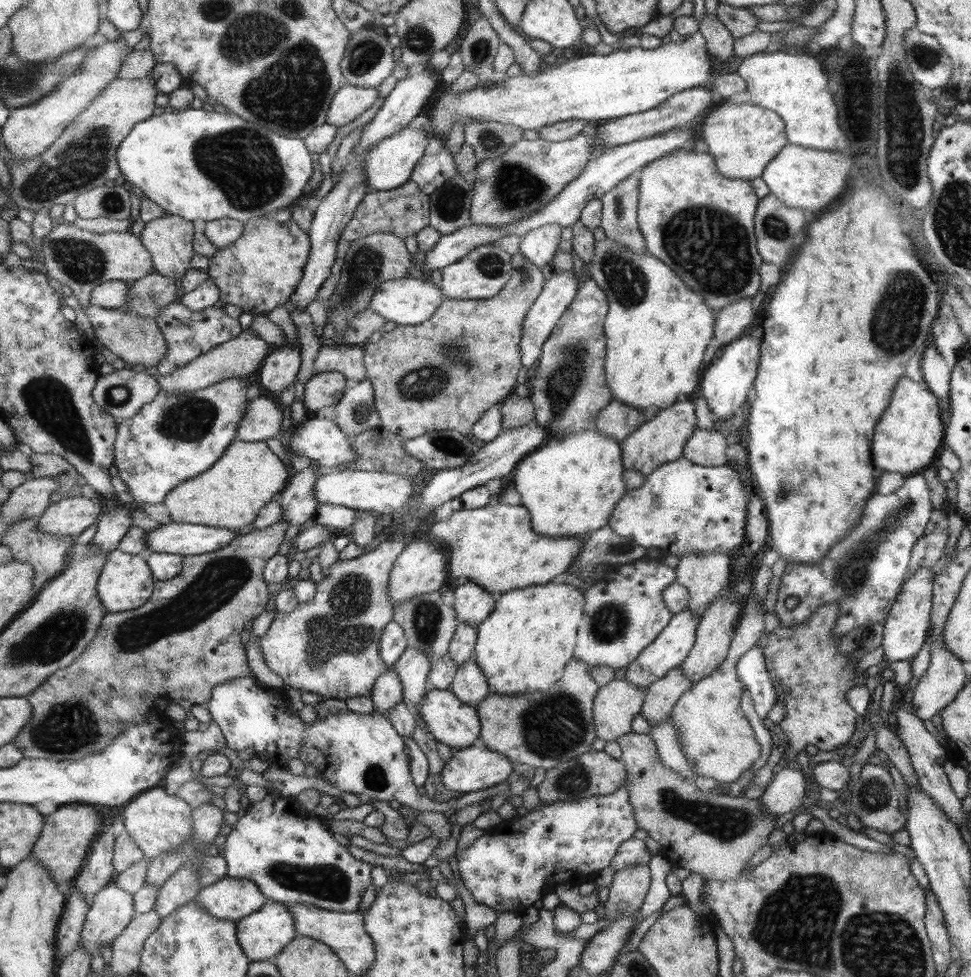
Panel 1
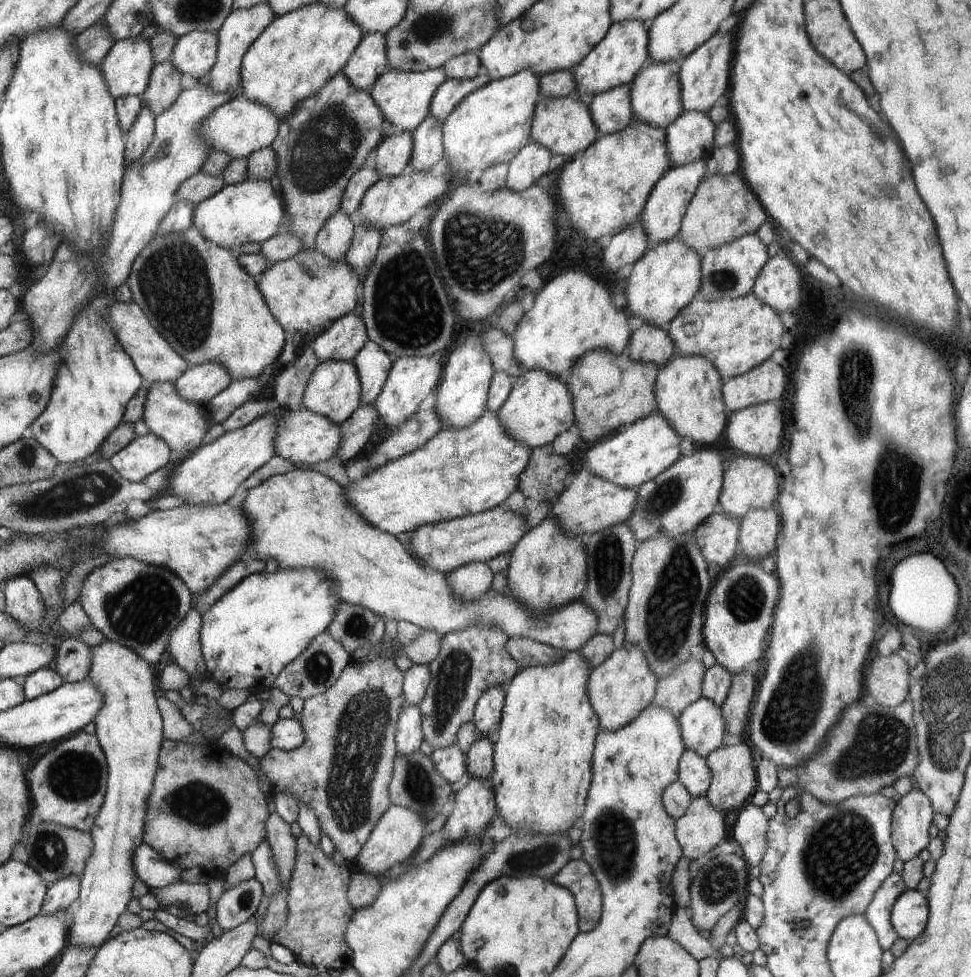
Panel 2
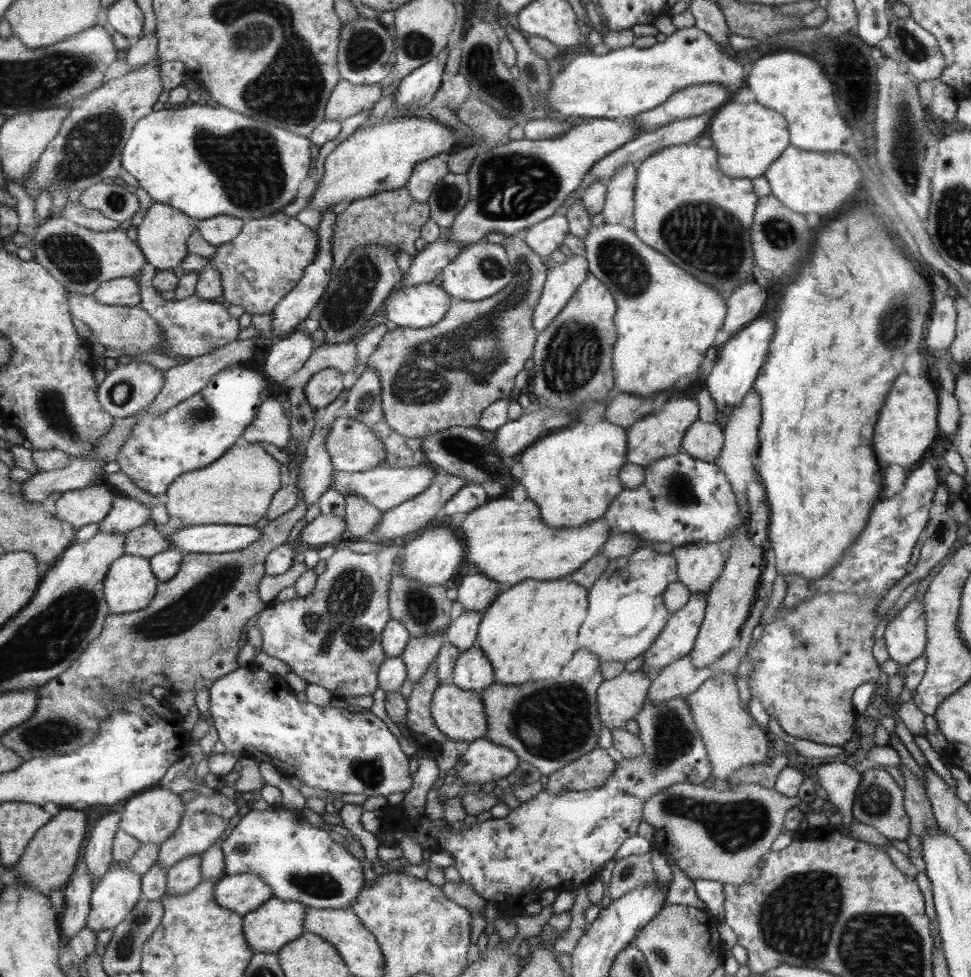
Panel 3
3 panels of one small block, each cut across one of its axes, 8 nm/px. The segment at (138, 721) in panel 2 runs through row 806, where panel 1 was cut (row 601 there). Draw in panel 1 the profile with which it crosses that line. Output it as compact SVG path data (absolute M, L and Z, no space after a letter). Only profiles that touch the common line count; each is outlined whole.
M115 548L107 554L100 571L97 593L108 613L120 613L142 606L151 597L155 580L145 555L128 554Z

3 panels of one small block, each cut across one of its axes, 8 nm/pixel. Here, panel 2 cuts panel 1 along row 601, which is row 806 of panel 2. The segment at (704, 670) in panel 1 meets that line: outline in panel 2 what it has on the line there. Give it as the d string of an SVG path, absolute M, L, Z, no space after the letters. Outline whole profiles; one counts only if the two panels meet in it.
M743 742L730 746L723 744L706 757L706 764L708 764L710 772L712 772L712 782L710 782L710 788L705 795L708 802L716 810L720 810L725 814L731 811L738 812L740 808L749 803L757 790L755 757L754 749L751 749Z

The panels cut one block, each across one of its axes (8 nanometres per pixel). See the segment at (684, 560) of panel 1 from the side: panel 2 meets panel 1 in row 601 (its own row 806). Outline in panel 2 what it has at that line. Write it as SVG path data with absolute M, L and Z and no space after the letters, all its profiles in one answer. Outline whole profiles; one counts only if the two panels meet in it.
M706 795L693 798L688 810L676 819L675 835L682 848L681 858L691 863L714 854L715 847L726 836L725 816L708 802Z

